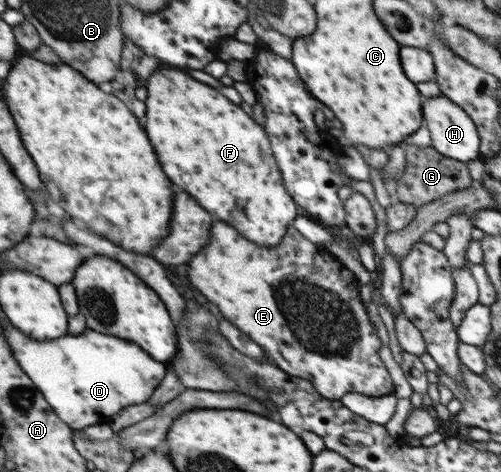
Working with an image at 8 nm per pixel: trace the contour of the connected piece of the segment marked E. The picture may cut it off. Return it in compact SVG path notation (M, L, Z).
M219 221L219 225L215 225L215 245L211 245L211 247L207 247L206 245L202 251L207 251L207 253L199 253L197 257L194 257L195 261L191 261L191 265L187 269L189 279L191 279L190 282L197 287L199 296L203 297L203 299L209 299L209 302L217 305L222 315L233 323L233 325L236 325L243 333L246 333L257 345L260 345L276 366L279 366L289 375L310 381L315 390L330 400L340 400L346 393L360 393L369 397L381 397L394 393L391 376L389 376L389 372L378 354L379 349L381 349L381 340L379 340L375 326L369 321L367 309L360 297L359 289L361 282L334 255L331 255L331 253L320 245L305 239L292 226L288 227L283 241L277 245L260 246L255 242L247 241L246 238L243 239L231 225L221 223L221 221Z

